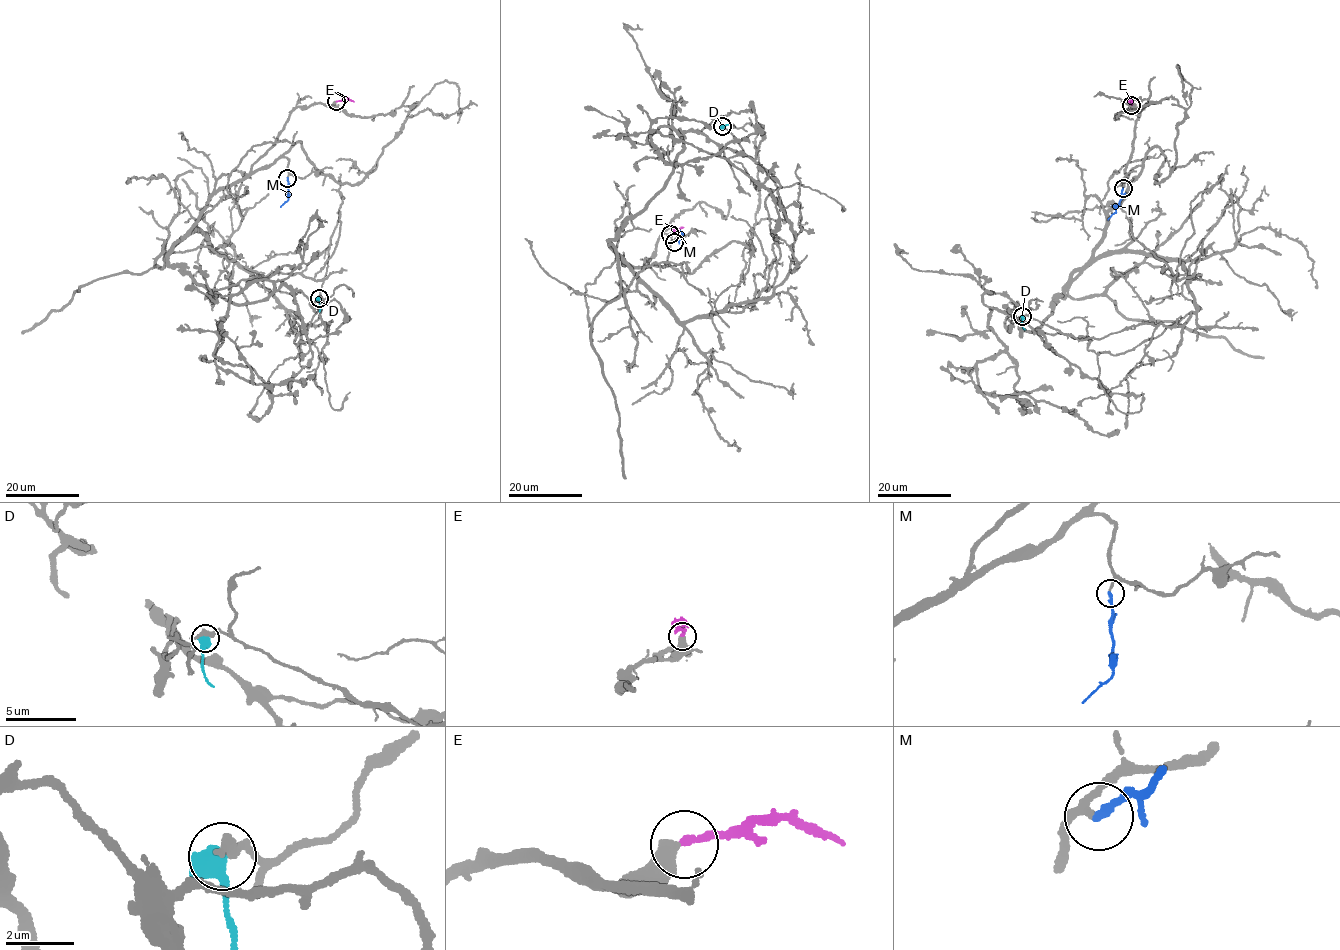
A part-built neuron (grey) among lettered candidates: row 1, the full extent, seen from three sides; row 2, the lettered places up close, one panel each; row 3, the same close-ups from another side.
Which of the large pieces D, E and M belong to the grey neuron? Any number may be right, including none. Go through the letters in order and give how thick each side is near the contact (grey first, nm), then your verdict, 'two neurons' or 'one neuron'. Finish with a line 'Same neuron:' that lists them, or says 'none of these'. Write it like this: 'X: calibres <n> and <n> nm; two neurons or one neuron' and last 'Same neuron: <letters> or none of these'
D: calibres 420 and 600 nm; two neurons
E: calibres 480 and 240 nm; two neurons
M: calibres 150 and 220 nm; one neuron
Same neuron: M

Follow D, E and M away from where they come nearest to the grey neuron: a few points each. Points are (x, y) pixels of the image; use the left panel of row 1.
D: (319, 298), (320, 312)
E: (336, 102), (347, 99), (354, 102)
M: (287, 178), (288, 199), (280, 206)

